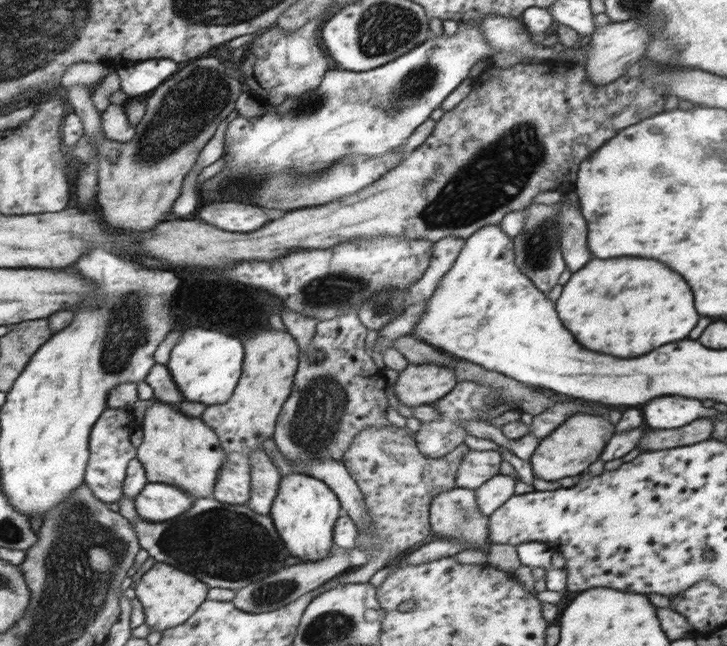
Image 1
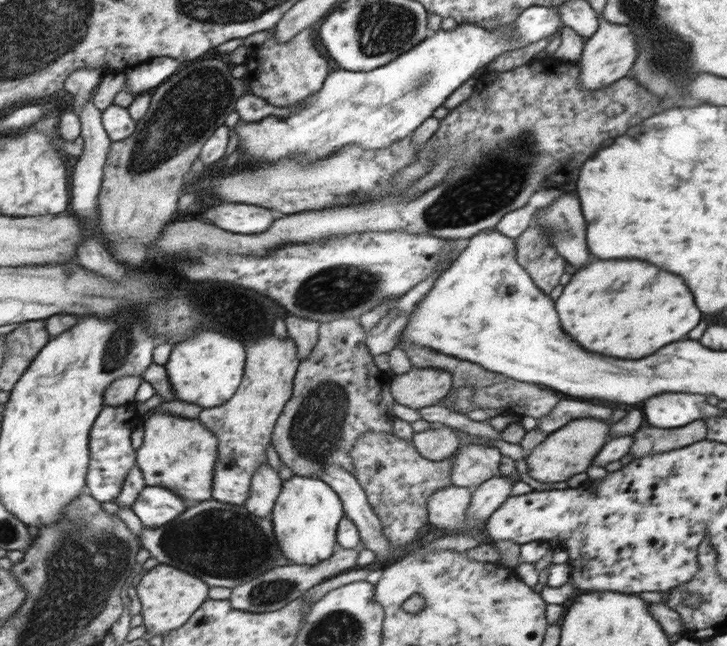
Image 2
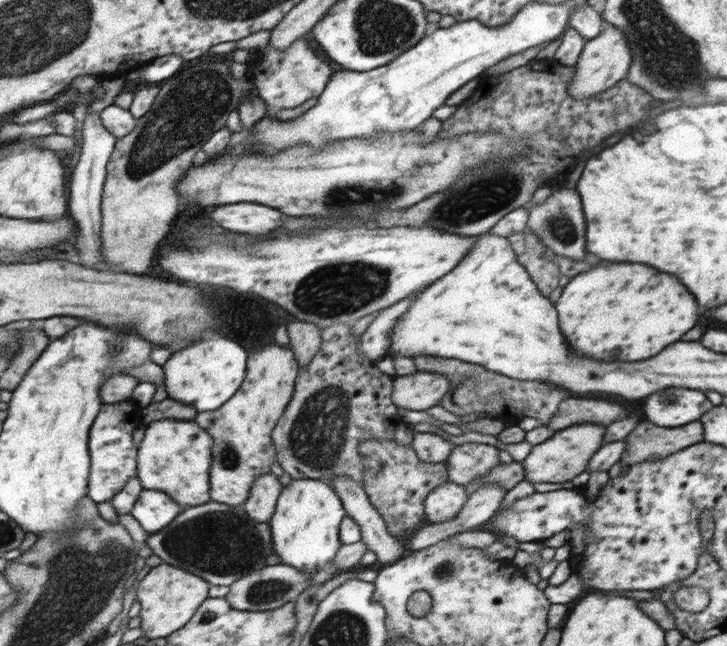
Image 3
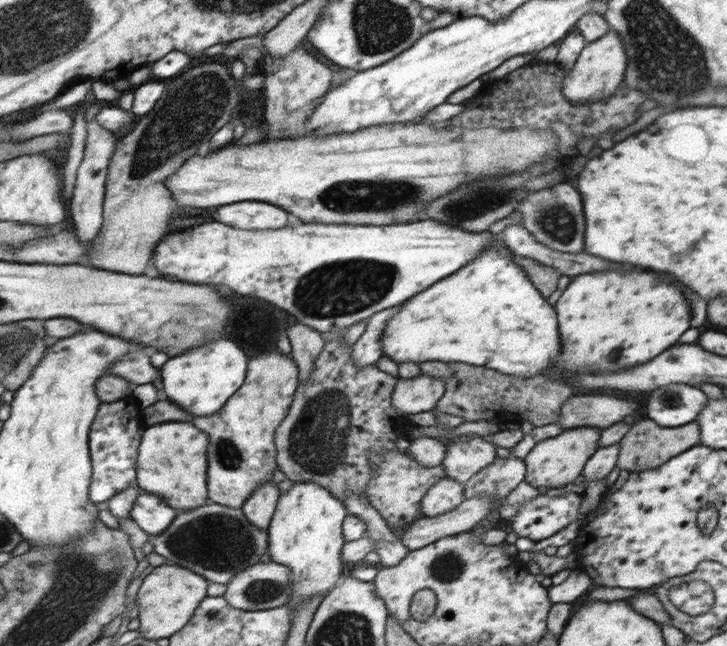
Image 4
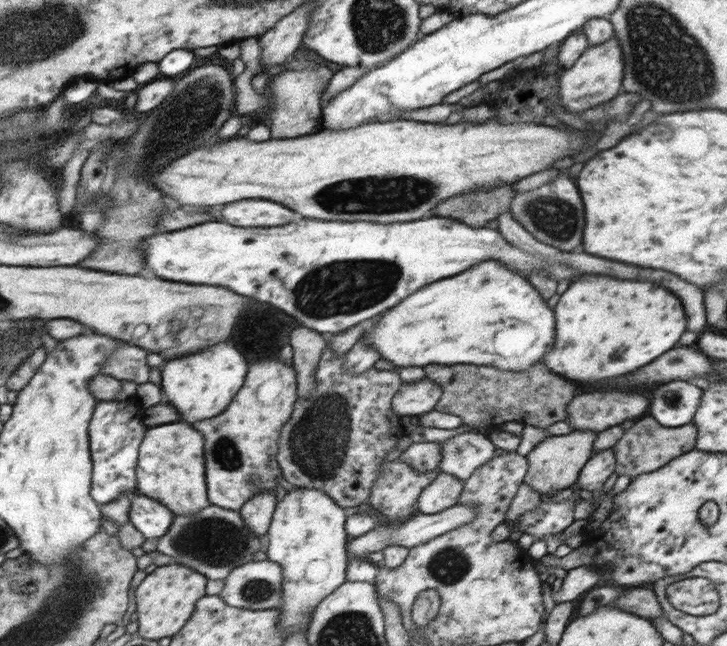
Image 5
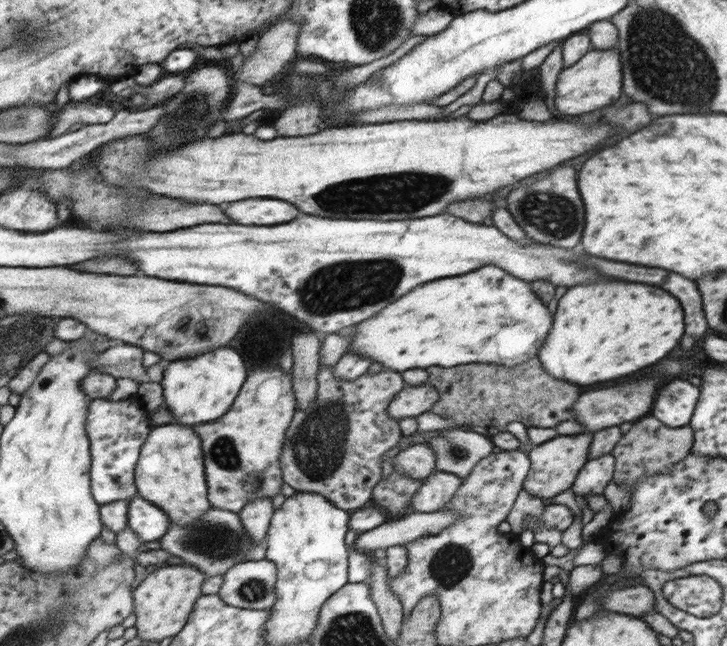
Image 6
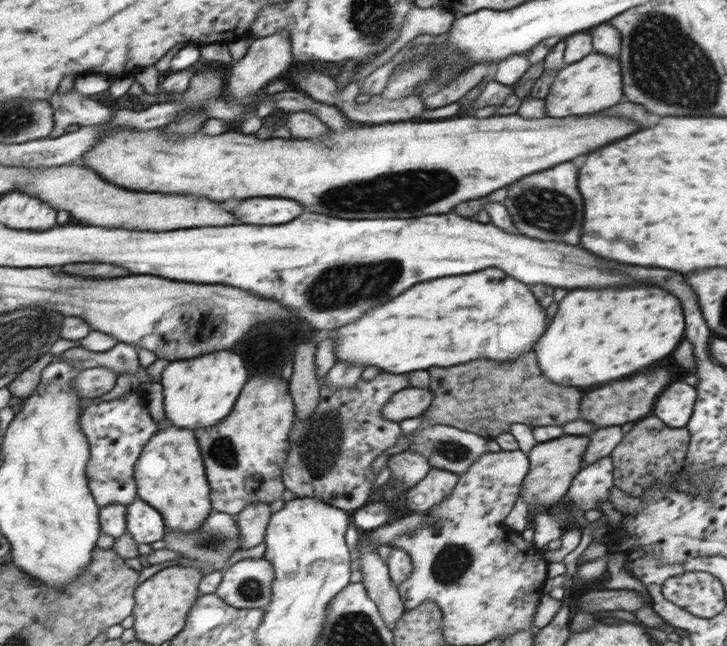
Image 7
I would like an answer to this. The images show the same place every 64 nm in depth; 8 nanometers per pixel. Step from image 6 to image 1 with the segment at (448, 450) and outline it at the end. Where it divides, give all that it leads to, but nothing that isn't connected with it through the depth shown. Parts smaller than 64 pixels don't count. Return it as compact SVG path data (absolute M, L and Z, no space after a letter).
M470 449L458 467L455 487L476 491L500 472L501 460L502 454L497 449Z

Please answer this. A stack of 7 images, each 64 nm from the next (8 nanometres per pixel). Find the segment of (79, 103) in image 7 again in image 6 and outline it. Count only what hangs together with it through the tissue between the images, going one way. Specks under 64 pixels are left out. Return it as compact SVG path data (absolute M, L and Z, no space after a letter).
M72 100L60 113L60 120L53 126L48 138L58 138L70 133L70 128L78 122L84 125L106 124L115 114L116 111L110 107L103 108L94 103Z

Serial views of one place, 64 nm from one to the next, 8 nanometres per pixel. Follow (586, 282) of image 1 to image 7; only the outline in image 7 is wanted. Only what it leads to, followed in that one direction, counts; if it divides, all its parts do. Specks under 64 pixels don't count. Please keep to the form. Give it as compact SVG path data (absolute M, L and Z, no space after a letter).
M662 288L572 290L534 352L541 372L553 384L596 388L666 358L684 338L684 330L678 298Z

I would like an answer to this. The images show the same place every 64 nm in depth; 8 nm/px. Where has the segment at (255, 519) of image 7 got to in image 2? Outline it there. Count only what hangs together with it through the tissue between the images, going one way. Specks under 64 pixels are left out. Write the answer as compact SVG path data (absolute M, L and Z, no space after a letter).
M270 464L258 466L257 472L254 472L252 479L252 493L249 500L244 505L250 514L266 518L273 514L276 498L281 495L284 482L278 477Z

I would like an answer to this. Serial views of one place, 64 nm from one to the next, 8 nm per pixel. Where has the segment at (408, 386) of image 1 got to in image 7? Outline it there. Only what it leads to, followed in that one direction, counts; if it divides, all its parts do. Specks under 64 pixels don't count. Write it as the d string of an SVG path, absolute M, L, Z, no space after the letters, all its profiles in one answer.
M415 387L404 388L403 390L396 392L396 394L393 394L388 403L383 404L383 408L380 412L381 418L399 424L403 420L406 420L406 418L423 416L426 411L429 411L429 408L433 404L434 398L434 394L430 389Z

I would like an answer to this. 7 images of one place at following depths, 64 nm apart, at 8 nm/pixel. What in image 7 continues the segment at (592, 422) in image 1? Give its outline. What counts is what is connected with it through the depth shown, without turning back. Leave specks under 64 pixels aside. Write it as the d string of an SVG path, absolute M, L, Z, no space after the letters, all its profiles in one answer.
M566 435L543 443L538 443L529 450L530 474L526 475L522 488L522 500L526 504L540 505L545 511L560 505L560 500L572 487L576 476L584 466L585 454L589 448L589 436Z

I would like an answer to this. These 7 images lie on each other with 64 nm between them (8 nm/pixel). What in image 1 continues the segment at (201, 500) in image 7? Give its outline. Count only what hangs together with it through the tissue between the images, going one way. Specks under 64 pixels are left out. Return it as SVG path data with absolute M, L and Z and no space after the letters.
M155 398L153 404L140 427L143 438L137 446L137 459L145 466L148 482L176 486L194 499L212 497L218 473L226 462L217 434L200 417L185 416L171 404Z

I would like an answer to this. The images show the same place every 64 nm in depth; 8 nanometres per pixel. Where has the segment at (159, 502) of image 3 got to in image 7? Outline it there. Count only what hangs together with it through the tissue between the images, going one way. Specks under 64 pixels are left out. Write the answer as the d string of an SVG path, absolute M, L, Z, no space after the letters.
M141 498L127 505L128 532L138 544L150 544L164 538L164 522L156 508L146 504Z

